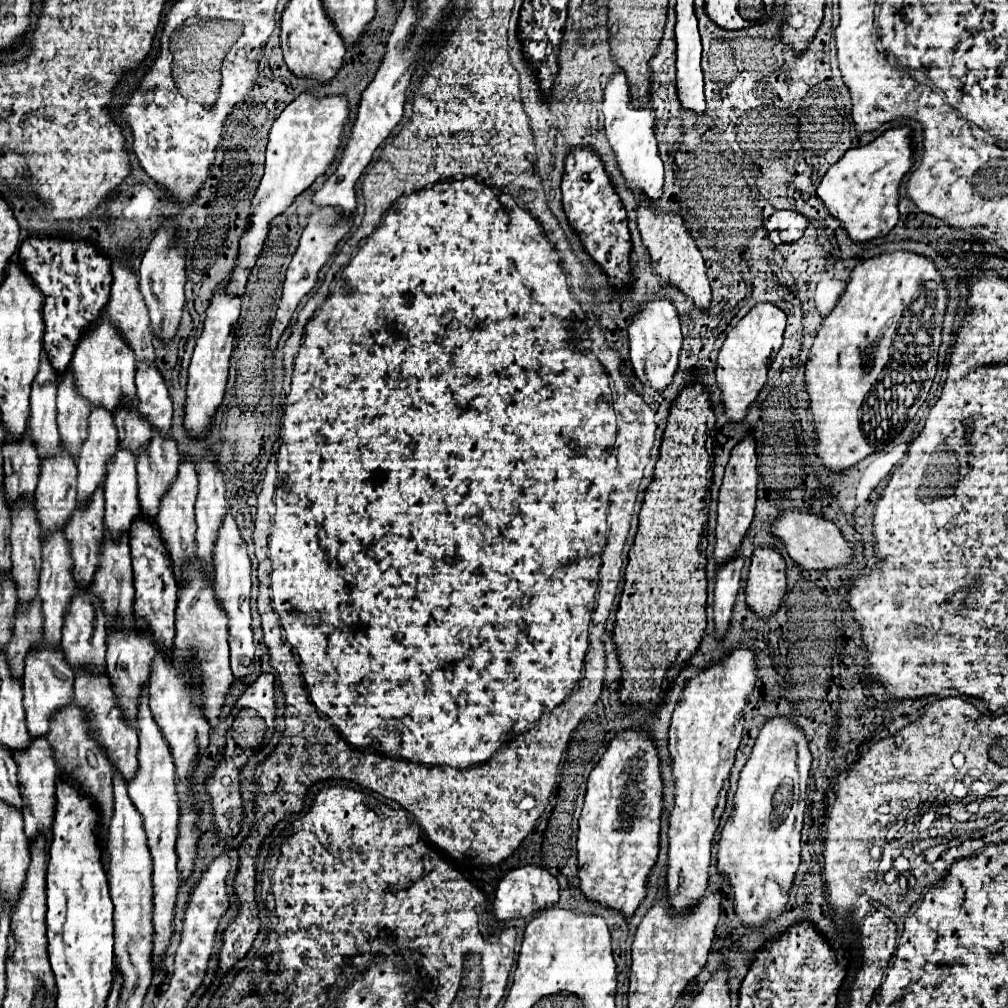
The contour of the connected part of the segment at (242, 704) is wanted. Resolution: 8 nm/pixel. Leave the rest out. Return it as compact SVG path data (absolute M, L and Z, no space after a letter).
M262 673L258 679L250 685L244 687L242 695L238 698L235 708L252 708L265 720L267 727L267 736L271 739L275 724L276 700L274 693L274 675Z

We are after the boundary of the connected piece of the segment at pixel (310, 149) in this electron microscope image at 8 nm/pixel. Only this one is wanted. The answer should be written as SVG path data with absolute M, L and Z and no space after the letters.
M304 91L290 105L286 105L286 109L274 121L270 129L270 141L266 147L264 177L252 201L250 225L240 239L240 259L230 277L232 295L244 295L248 269L254 267L254 261L262 251L270 221L276 215L284 213L286 207L294 201L294 197L300 195L304 189L308 189L334 163L336 153L342 143L344 125L348 121L348 115L350 115L348 99L344 99L344 95L316 97L314 93Z

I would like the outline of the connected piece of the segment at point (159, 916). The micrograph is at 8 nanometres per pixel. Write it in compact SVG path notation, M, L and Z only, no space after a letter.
M144 685L140 697L138 697L138 735L140 735L140 749L138 749L138 773L134 775L132 781L128 781L128 795L142 815L144 821L144 831L148 835L148 847L154 859L154 875L152 875L152 885L154 885L154 951L152 951L152 961L154 965L160 963L162 955L166 953L166 947L170 943L172 935L172 913L174 913L174 903L176 903L176 893L180 885L180 873L178 873L178 859L176 859L176 839L178 839L178 811L180 811L180 801L176 795L176 769L172 763L172 753L170 747L160 735L160 729L156 727L156 721L152 719L150 707L148 707L148 685Z

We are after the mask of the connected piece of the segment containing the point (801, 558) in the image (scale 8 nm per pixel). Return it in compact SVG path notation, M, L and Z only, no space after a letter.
M786 511L772 525L772 533L784 541L788 555L808 571L828 571L834 567L846 567L854 557L854 547L844 539L842 531L832 521L826 521L818 515Z

